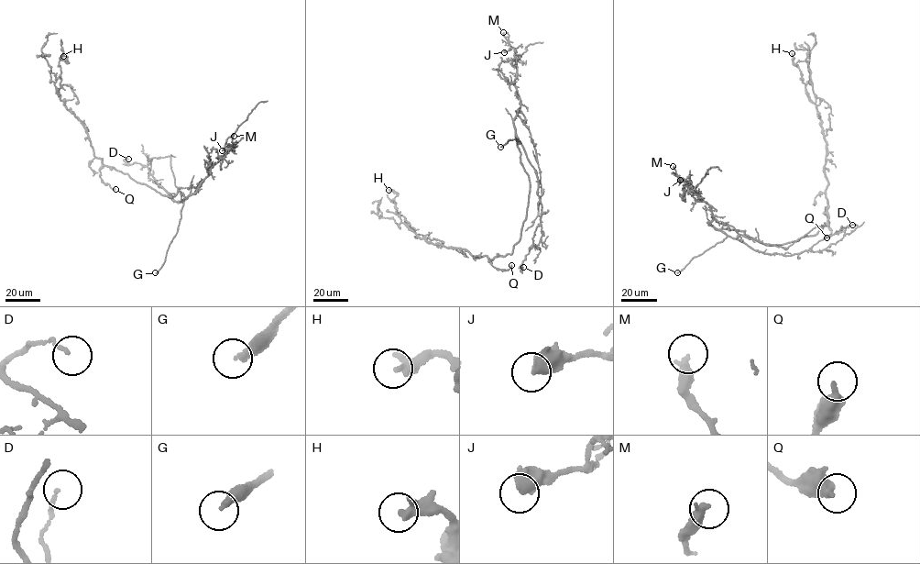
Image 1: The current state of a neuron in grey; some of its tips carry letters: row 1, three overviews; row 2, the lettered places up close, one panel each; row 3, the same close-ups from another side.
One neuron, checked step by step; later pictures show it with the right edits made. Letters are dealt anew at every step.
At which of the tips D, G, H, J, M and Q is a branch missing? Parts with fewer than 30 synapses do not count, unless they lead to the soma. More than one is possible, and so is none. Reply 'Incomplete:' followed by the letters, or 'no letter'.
Incomplete: G

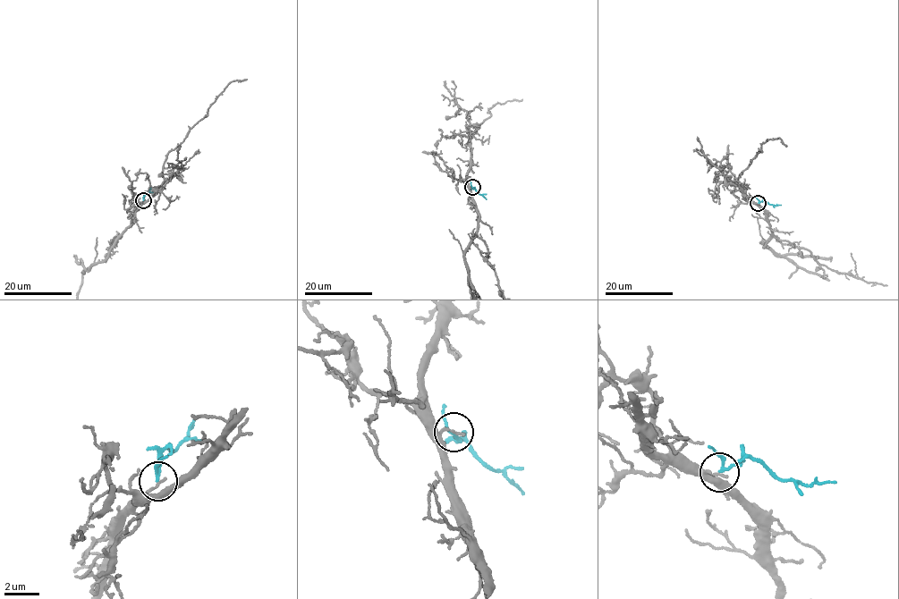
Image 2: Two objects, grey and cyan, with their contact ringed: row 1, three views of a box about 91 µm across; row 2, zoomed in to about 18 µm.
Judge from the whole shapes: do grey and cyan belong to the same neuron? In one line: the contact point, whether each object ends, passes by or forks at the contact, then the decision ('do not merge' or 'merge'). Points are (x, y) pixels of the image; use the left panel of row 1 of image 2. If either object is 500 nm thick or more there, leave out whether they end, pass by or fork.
(143, 200) | grey ends | cyan passes by | do not merge

